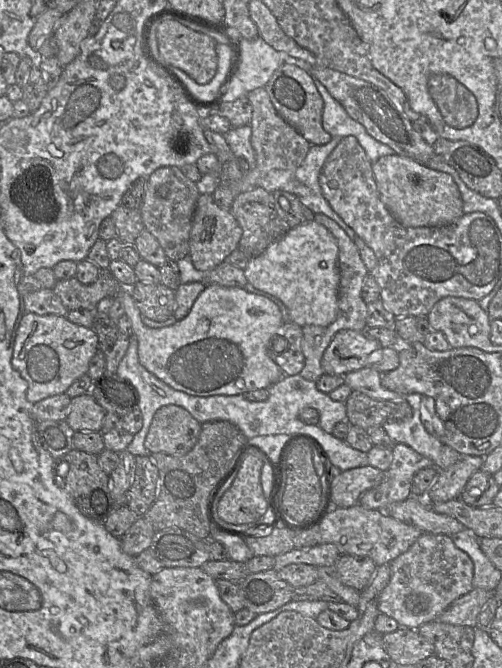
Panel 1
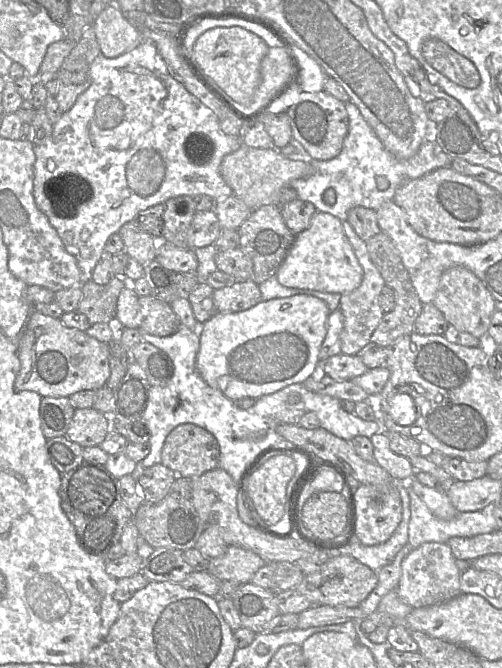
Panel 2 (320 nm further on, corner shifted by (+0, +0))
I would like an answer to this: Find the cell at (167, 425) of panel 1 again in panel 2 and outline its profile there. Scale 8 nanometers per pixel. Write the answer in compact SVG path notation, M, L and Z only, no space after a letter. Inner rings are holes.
M184 423L166 437L161 464L178 476L196 478L219 467L220 449L216 438L204 428Z

